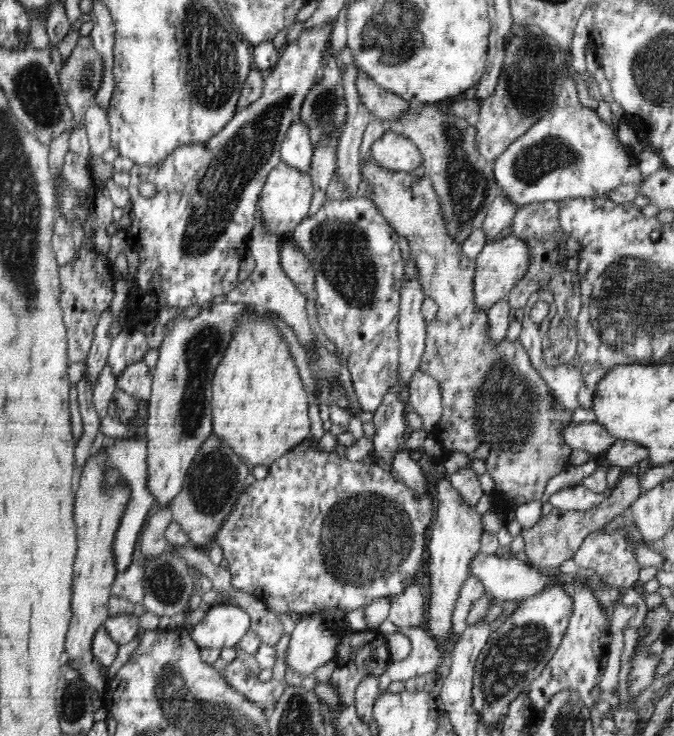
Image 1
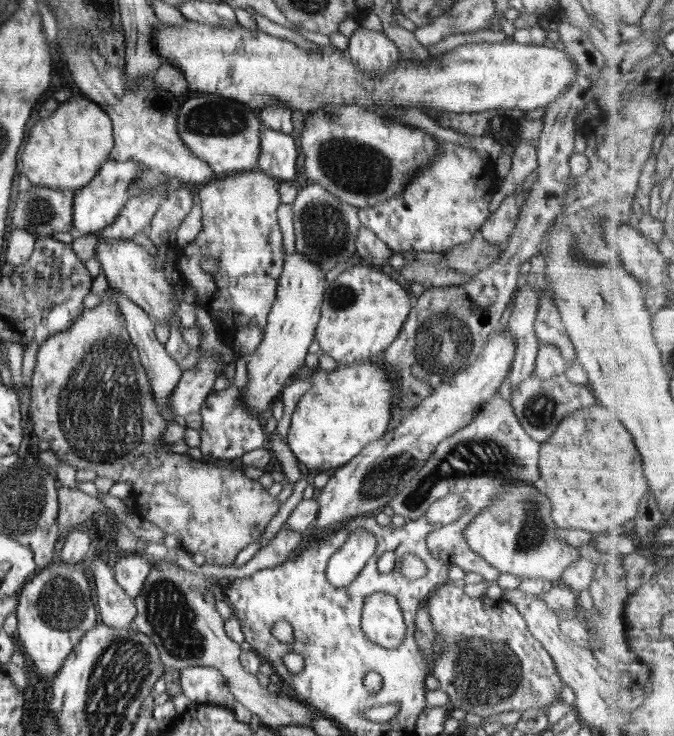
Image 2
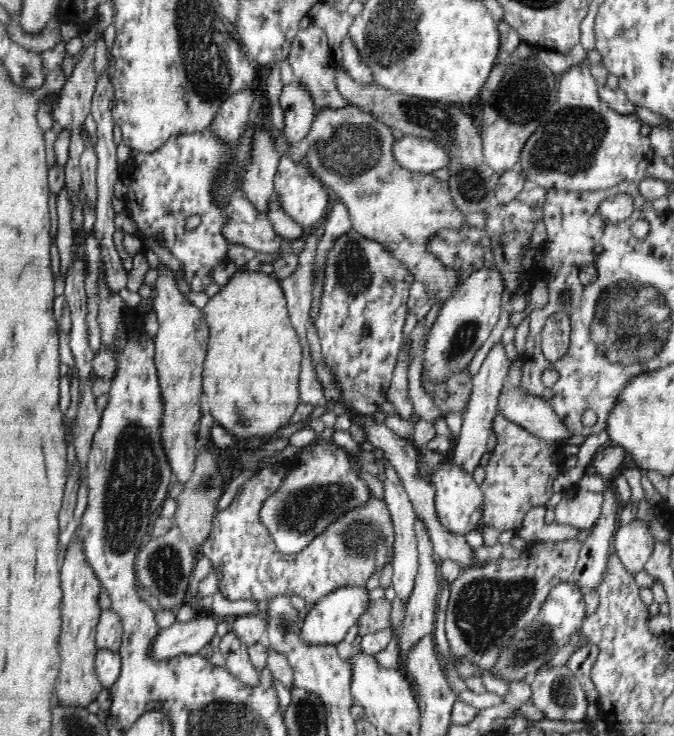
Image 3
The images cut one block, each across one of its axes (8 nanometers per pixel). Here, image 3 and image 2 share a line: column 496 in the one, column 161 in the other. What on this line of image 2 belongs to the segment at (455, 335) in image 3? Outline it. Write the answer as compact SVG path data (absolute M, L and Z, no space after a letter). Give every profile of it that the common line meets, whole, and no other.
M102 239L95 246L95 259L100 263L106 280L110 286L126 295L136 306L147 312L155 324L168 322L170 314L174 312L172 303L172 287L166 280L166 275L157 265L155 258L141 245L133 240Z

